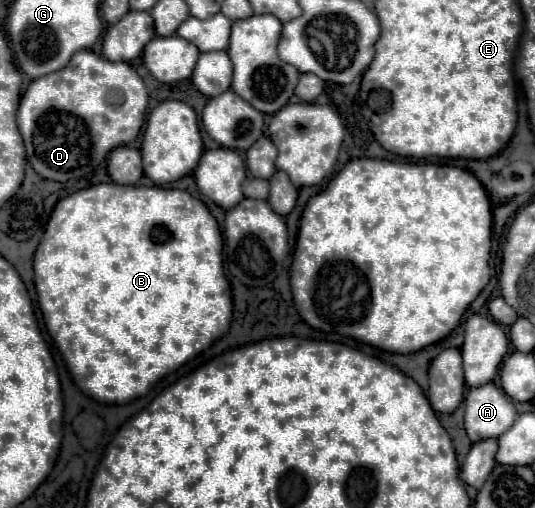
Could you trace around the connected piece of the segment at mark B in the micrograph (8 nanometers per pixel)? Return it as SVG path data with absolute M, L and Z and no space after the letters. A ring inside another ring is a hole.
M96 184L90 188L84 188L80 192L74 192L66 198L62 198L46 226L46 232L42 236L42 242L36 248L34 254L34 284L38 292L38 302L40 310L44 314L44 322L48 328L48 334L56 342L58 350L62 352L68 370L80 390L84 394L90 394L92 398L106 402L106 404L126 404L140 398L148 392L148 388L160 380L162 376L178 370L182 364L186 364L190 358L198 356L202 350L212 343L222 338L230 328L232 320L232 292L230 284L224 276L224 264L222 264L222 234L218 230L218 222L210 214L208 206L190 196L184 190L174 190L174 188L160 188L160 186L120 186L120 184ZM206 248L216 248L212 252L206 252Z

